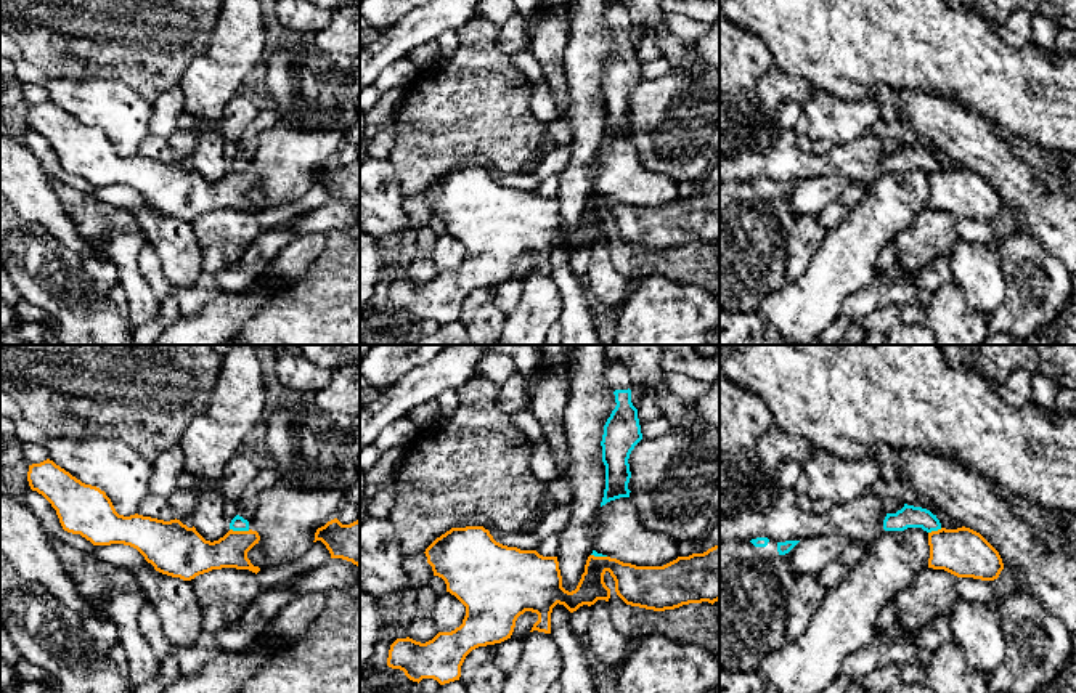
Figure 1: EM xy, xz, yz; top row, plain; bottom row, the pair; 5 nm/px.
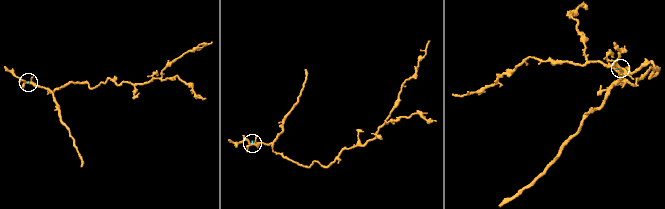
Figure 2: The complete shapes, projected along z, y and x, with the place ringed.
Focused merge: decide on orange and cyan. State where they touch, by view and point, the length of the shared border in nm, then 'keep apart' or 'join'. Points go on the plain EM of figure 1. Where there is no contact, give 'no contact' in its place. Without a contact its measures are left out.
contact xy (240, 172); length 100 nm; keep apart

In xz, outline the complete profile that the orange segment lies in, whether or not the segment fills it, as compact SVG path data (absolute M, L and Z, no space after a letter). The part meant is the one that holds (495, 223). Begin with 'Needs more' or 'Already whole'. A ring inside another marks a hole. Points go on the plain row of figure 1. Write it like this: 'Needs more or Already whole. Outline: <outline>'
Already whole. Outline: M483 167L451 168L426 189L427 204L434 217L446 225L446 233L464 247L463 265L451 273L438 273L432 281L421 284L410 278L397 279L389 290L387 306L400 310L413 322L434 319L440 326L459 321L466 297L487 286L511 279L516 261L525 252L538 255L532 271L551 274L551 253L559 244L570 253L597 241L609 242L610 229L604 223L609 212L615 221L617 236L631 247L654 252L675 250L689 244L715 244L719 241L719 184L703 194L678 197L663 207L636 207L610 197L589 196L585 213L575 231L562 228L557 197L543 197L536 191L507 188L493 180Z

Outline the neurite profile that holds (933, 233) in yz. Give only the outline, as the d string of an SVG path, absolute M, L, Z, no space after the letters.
M927 209L890 242L896 249L896 261L907 273L915 273L936 258L949 258L954 245L962 239L957 233L959 218Z

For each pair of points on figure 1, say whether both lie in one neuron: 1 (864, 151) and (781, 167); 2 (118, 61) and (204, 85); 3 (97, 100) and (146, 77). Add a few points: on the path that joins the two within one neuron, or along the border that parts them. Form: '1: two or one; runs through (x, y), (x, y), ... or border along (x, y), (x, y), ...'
1: one; runs through (843, 159), (827, 166), (802, 166)
2: two; border along (204, 48), (187, 68), (179, 84)
3: two; border along (92, 76), (122, 81), (151, 103)

